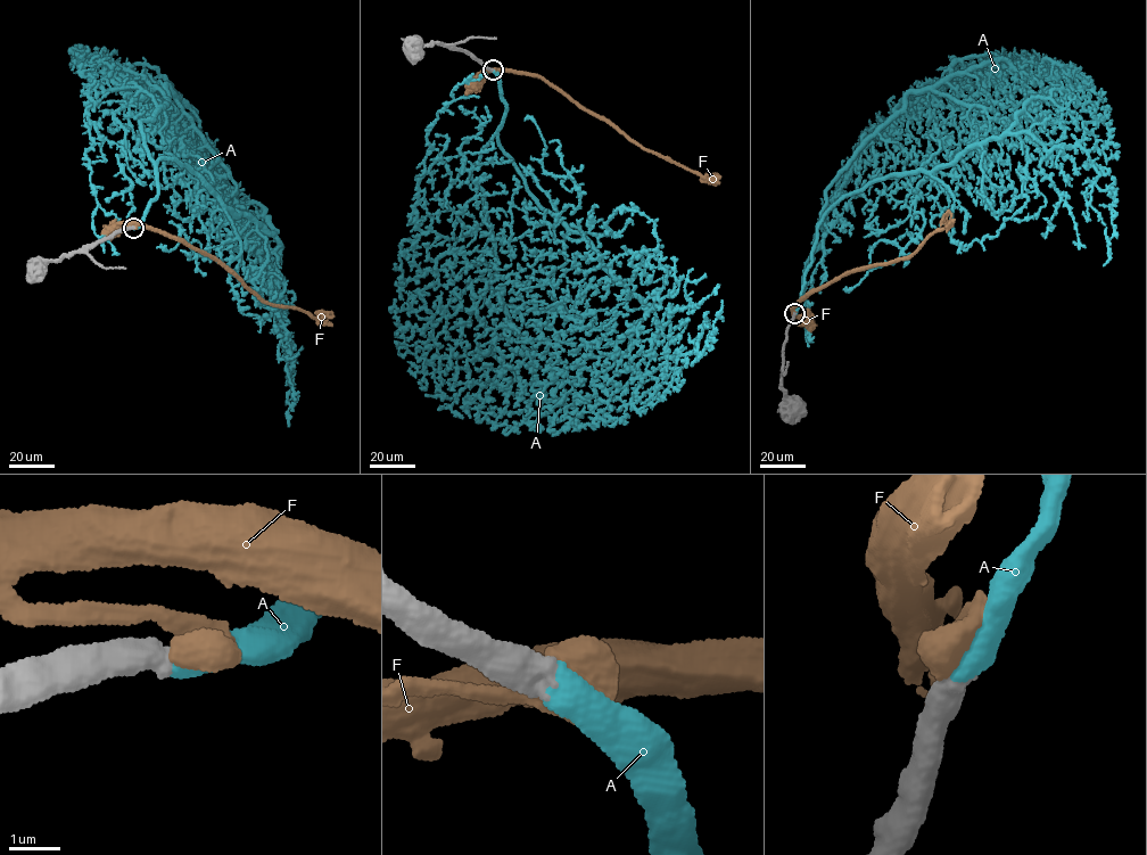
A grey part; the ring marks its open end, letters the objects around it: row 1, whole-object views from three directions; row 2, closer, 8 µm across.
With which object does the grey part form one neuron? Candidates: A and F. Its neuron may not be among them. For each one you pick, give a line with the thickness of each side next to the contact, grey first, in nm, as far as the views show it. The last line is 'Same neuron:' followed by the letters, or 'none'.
A: Thickness 550 nm (grey) against 550 nm
Same neuron: A

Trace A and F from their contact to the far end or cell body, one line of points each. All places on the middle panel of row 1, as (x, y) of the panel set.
A: (493, 71), (502, 148), (539, 205), (670, 326), (667, 354), (696, 342), (701, 354), (721, 299)
F: (493, 68), (485, 71), (539, 76), (643, 147), (702, 178), (709, 173), (718, 175)

